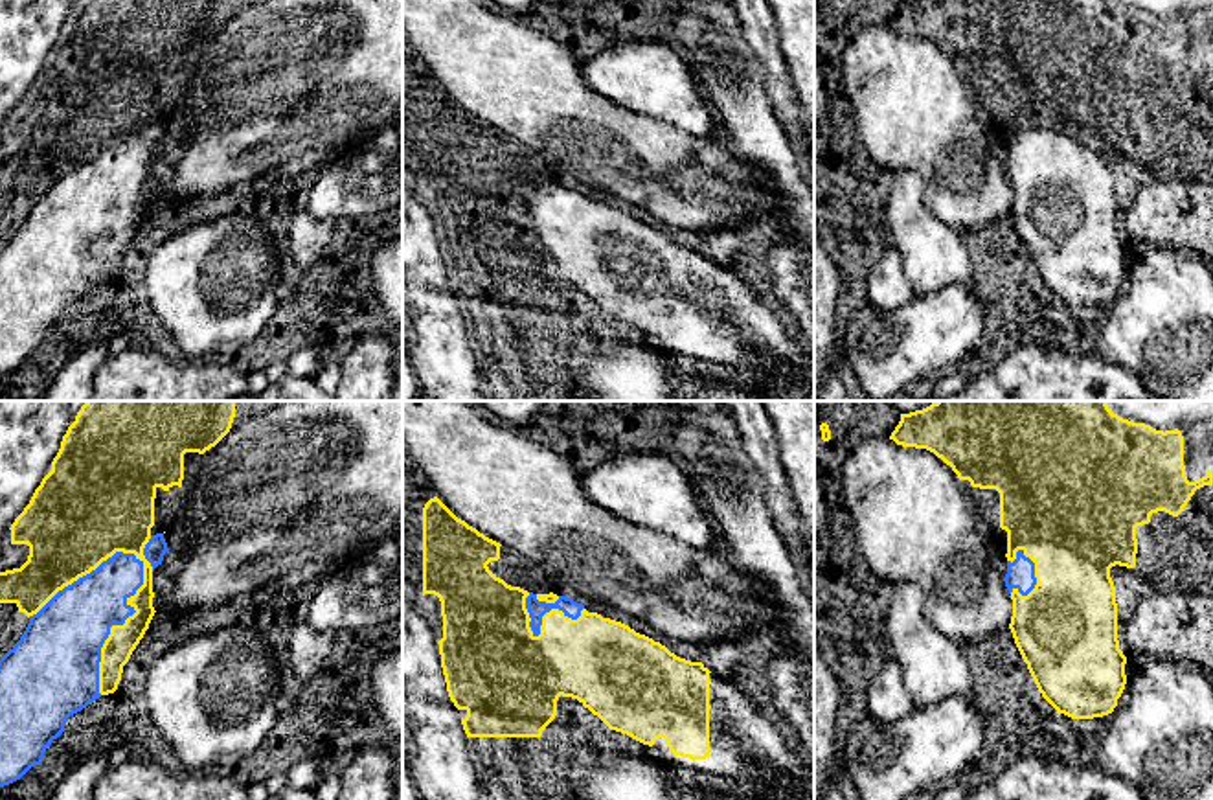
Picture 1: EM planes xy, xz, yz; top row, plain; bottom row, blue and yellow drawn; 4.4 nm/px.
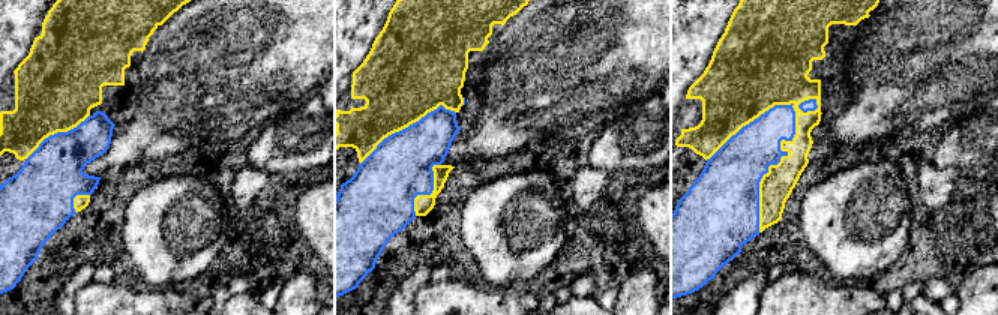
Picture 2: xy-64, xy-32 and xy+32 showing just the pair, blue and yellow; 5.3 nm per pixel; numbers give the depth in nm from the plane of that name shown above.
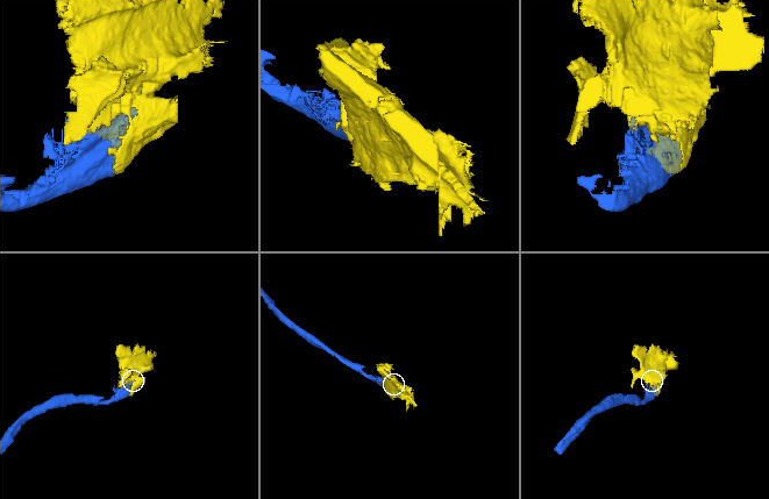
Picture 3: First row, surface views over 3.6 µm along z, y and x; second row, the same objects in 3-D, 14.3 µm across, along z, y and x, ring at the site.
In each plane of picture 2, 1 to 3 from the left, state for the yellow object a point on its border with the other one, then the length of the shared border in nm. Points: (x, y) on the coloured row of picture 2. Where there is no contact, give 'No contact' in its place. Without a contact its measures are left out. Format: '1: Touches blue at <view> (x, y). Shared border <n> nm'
1: Touches blue at xy-64 (57, 132). Shared border 420 nm
2: Touches blue at xy-32 (408, 126). Shared border 600 nm
3: Touches blue at xy+32 (776, 164). Shared border 700 nm

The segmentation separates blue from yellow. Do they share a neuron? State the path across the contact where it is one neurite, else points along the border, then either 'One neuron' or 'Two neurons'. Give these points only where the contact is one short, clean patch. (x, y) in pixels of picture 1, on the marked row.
One neuron

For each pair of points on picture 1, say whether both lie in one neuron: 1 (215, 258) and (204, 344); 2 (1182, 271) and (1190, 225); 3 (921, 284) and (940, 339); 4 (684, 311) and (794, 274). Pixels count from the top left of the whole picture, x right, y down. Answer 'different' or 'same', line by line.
1: same
2: different
3: different
4: different

